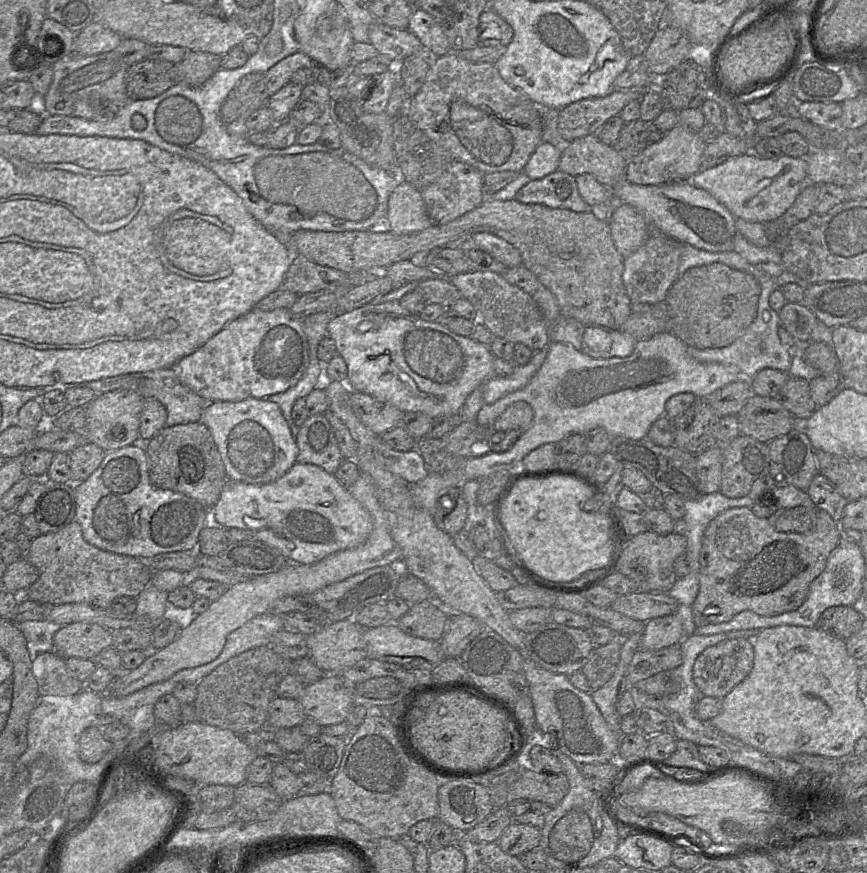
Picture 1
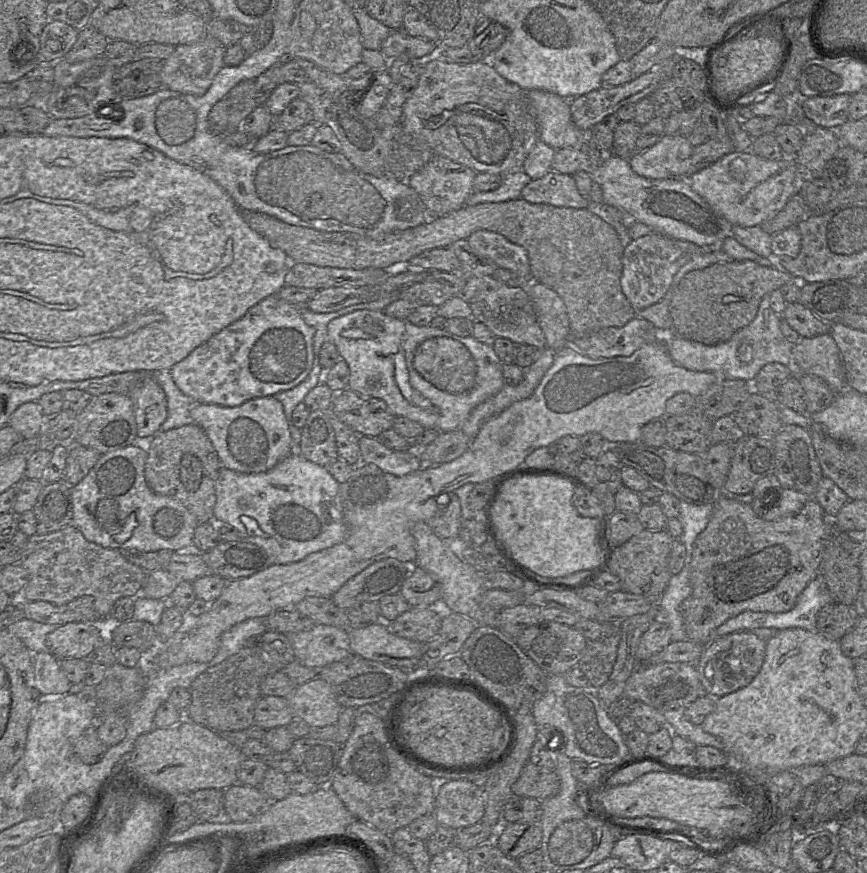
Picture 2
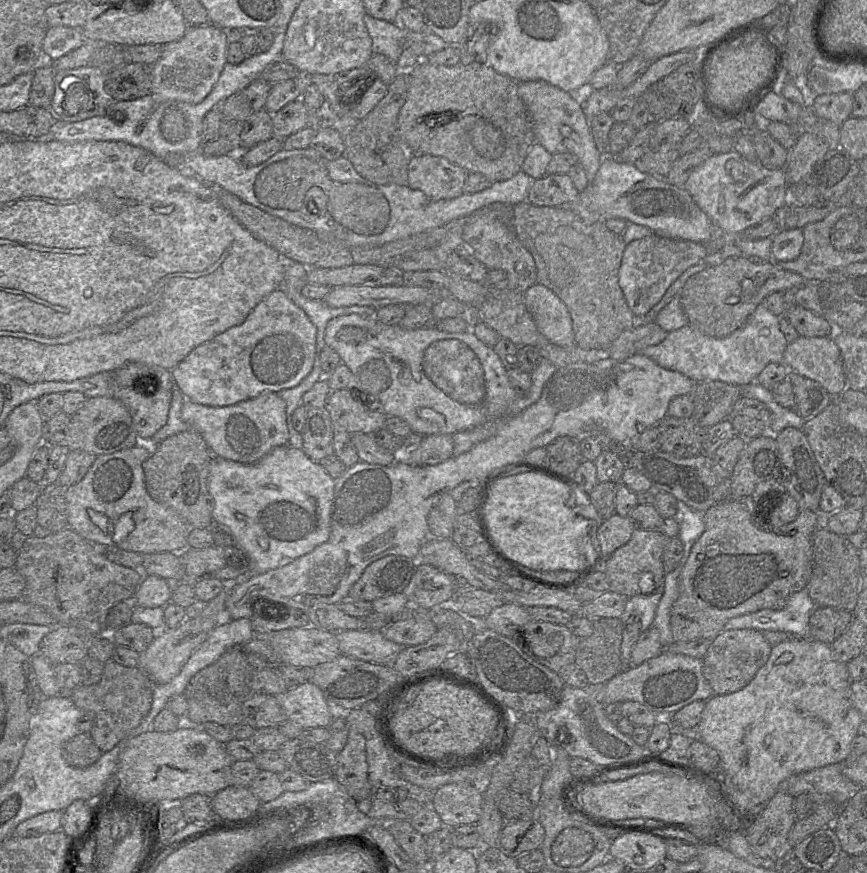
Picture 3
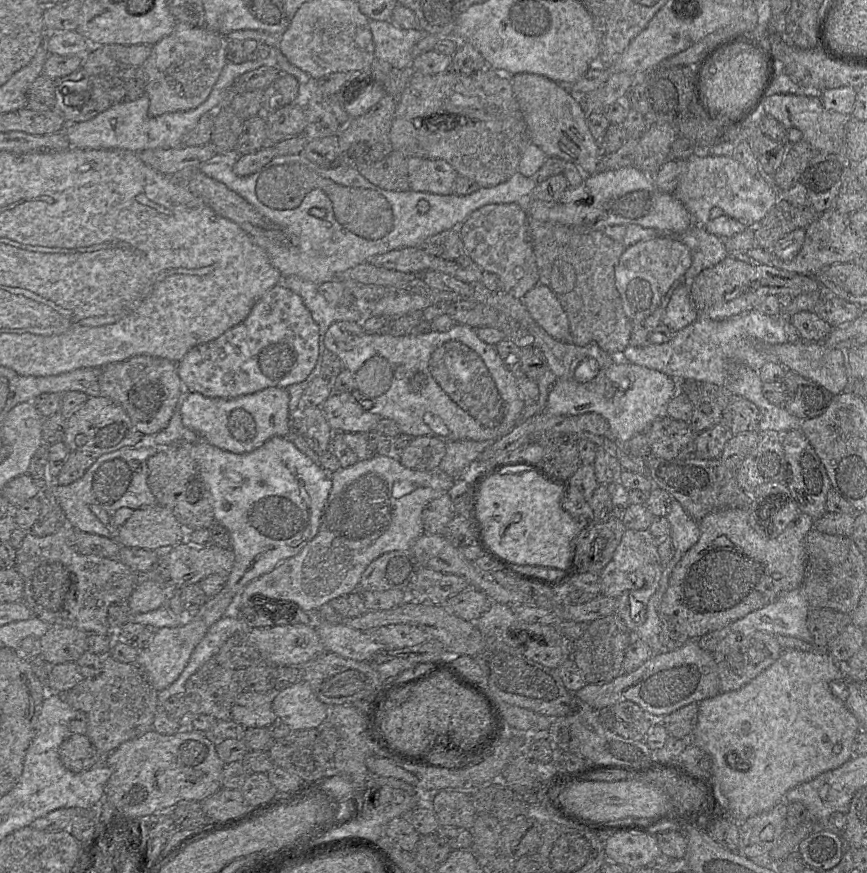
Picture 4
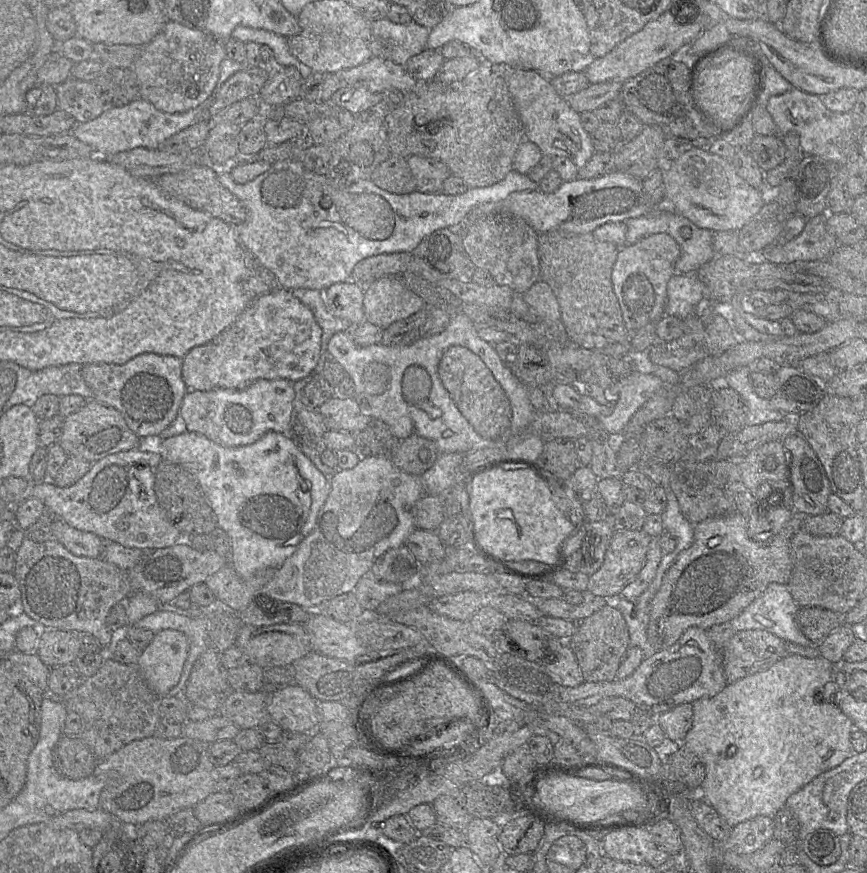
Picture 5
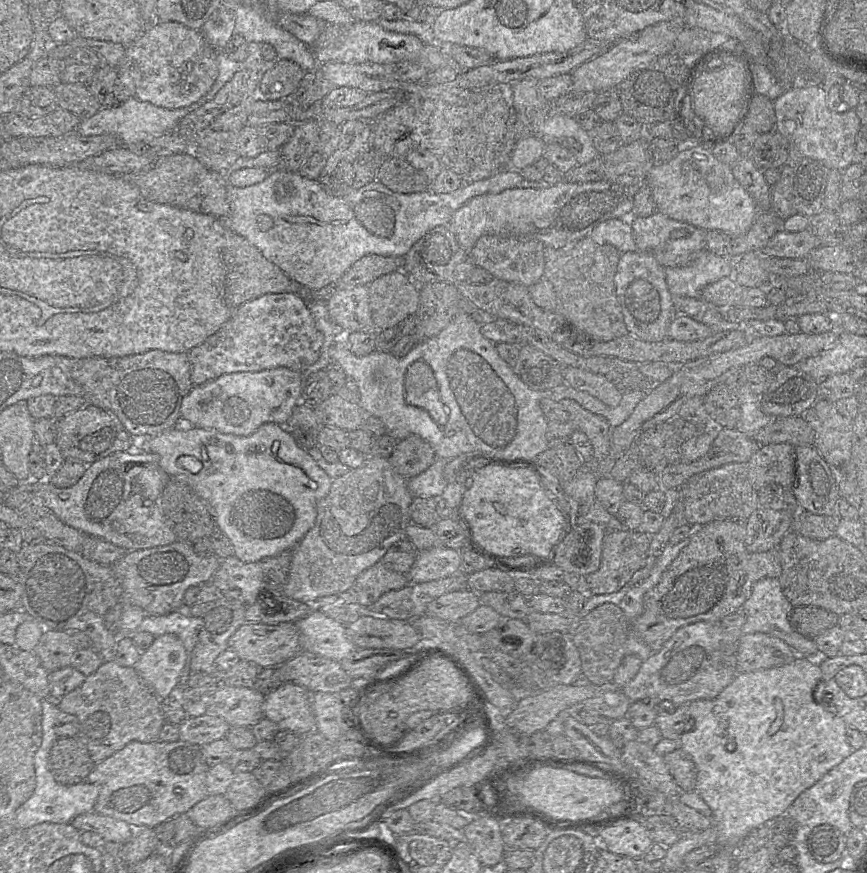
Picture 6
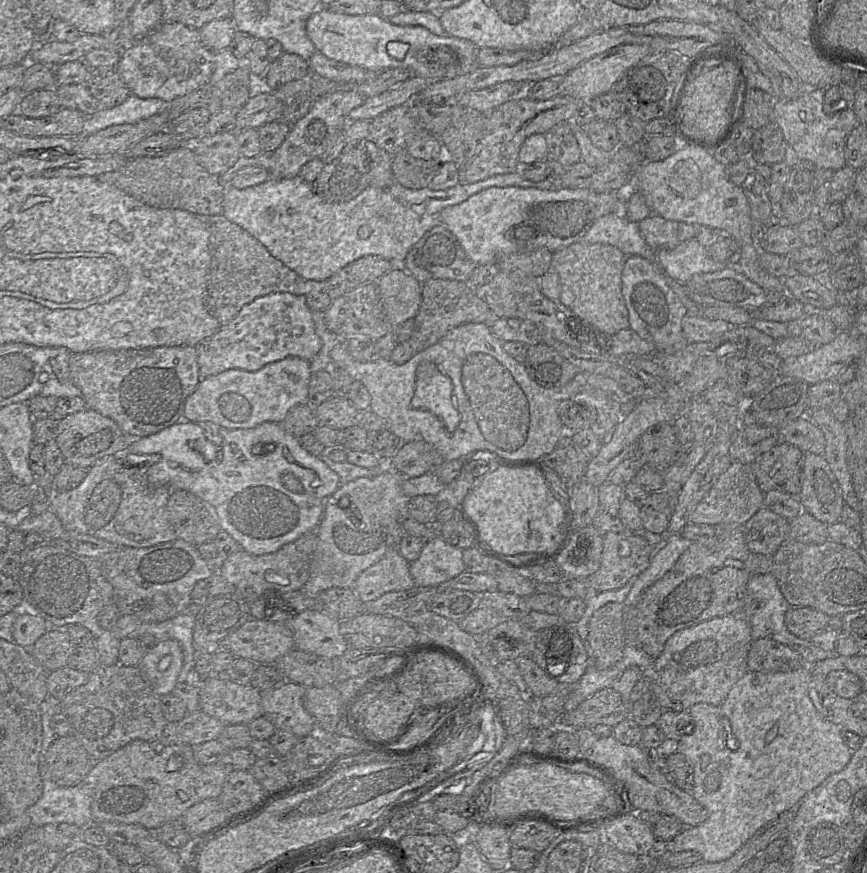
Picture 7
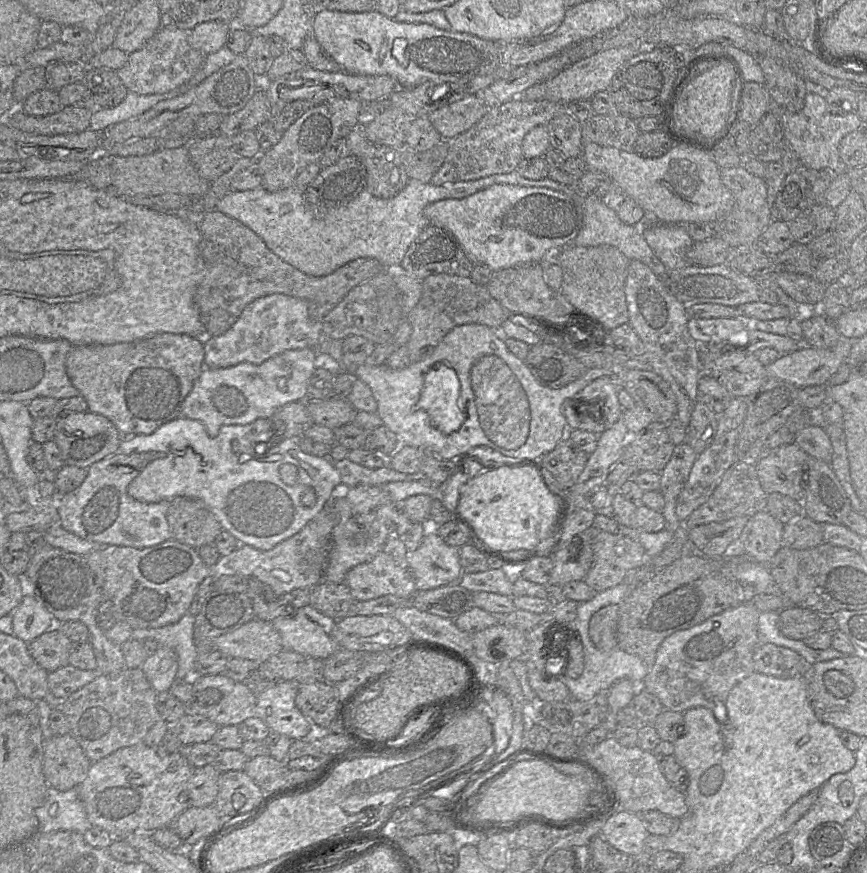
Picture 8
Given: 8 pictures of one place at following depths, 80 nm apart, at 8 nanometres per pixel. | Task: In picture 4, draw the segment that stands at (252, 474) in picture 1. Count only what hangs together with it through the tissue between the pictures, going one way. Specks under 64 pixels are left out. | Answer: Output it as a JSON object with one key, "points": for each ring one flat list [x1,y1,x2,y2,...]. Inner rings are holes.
{"points":[[268,387,233,399,209,398,196,392,185,392,180,414,183,425,211,445,222,450,244,454,262,446,268,439,289,433,289,395,286,389]]}

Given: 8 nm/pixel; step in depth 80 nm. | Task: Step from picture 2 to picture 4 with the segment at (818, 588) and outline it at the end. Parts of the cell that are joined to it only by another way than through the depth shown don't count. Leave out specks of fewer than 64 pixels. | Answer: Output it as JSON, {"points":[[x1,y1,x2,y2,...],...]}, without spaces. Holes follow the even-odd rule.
{"points":[[800,588,781,593,772,603,732,622,728,632,764,631,811,642,807,628,810,606]]}

